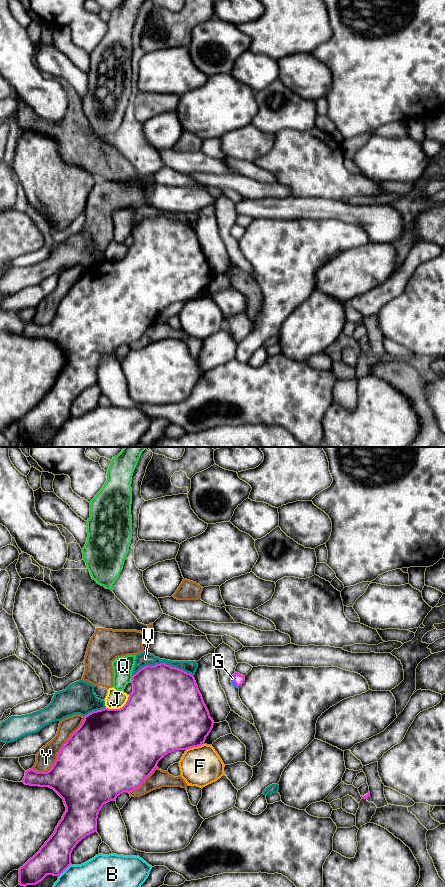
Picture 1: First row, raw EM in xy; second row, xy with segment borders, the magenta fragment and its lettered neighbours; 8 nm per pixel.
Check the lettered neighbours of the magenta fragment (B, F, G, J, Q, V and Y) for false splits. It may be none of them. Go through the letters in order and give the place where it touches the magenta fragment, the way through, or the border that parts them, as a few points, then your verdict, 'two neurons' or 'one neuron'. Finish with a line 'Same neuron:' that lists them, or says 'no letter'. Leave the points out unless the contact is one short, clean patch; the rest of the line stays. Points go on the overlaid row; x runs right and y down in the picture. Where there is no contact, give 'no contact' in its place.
B: xy (65, 869) | along xy (71, 864), (59, 876) | two neurons
F: xy (193, 746) | two neurons
G: xy (234, 680) | across xy (239, 679), (234, 680), (232, 678) | one neuron
J: xy (120, 708) | two neurons
Q: xy (132, 679) | two neurons
V: xy (162, 663) | two neurons
Y: xy (60, 751) | two neurons
Same neuron: G

